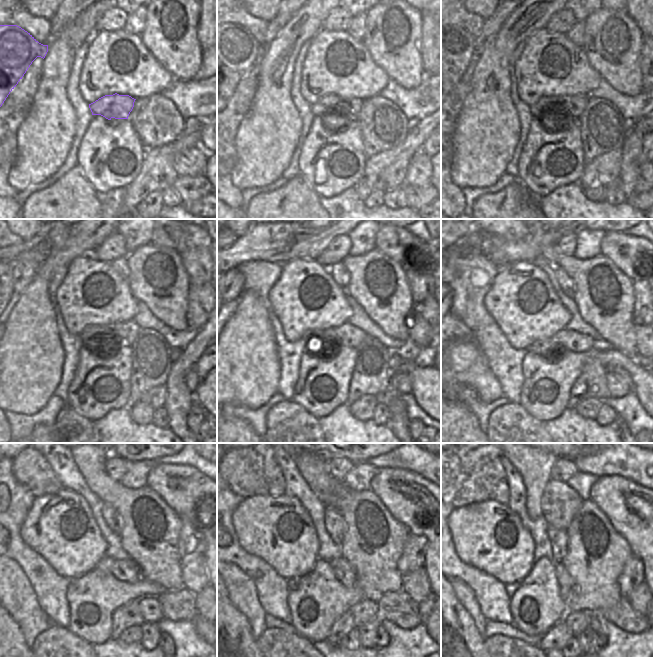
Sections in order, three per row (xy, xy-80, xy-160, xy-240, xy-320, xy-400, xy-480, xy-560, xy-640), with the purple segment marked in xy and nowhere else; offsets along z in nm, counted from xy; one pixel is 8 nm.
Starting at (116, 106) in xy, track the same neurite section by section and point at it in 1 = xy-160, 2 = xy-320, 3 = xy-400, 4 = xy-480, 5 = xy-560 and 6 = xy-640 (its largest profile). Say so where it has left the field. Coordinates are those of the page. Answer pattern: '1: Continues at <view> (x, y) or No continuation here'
1: Continues at xy-160 (568, 107)
2: Continues at xy-320 (347, 335)
3: Continues at xy-400 (566, 340)
4: Continues at xy-480 (126, 570)
5: Continues at xy-560 (342, 570)
6: Continues at xy-640 (565, 585).

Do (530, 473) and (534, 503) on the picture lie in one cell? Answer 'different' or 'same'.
same

